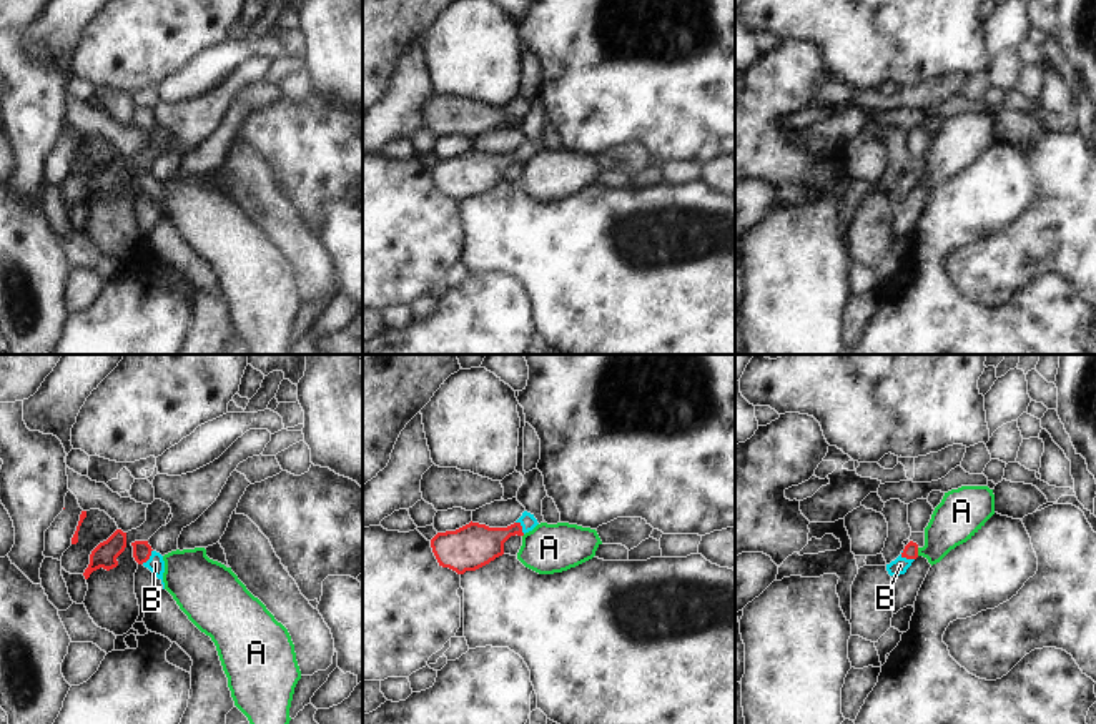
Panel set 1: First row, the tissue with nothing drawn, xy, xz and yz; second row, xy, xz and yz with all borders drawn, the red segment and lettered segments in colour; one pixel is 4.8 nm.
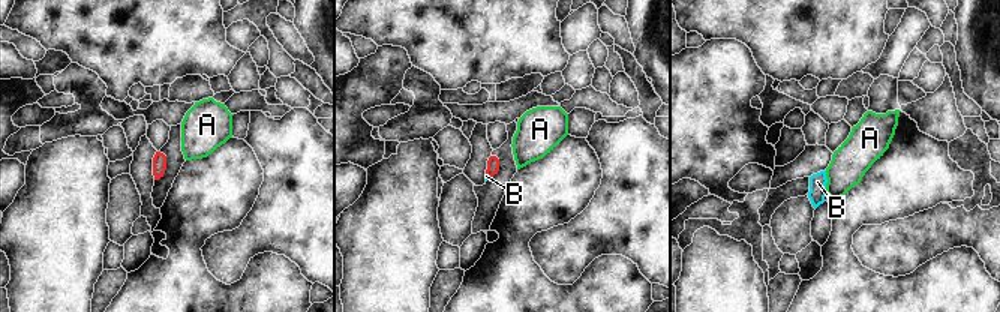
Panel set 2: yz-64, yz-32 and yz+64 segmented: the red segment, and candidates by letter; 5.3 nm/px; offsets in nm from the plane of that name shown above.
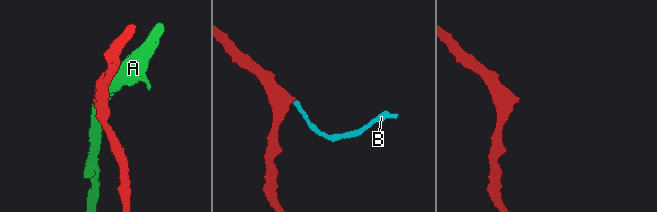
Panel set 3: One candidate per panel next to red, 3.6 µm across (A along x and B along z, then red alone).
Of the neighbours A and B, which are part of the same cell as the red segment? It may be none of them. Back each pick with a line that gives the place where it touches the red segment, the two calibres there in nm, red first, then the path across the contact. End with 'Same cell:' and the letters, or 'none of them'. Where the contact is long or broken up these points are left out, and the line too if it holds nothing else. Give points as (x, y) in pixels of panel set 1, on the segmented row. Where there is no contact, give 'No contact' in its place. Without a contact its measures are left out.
B: Touches red at yz (907, 558). Thickness 70 nm (red) against 80 nm. Path across: yz (910, 551), (907, 558), (900, 565)
Same cell: B

